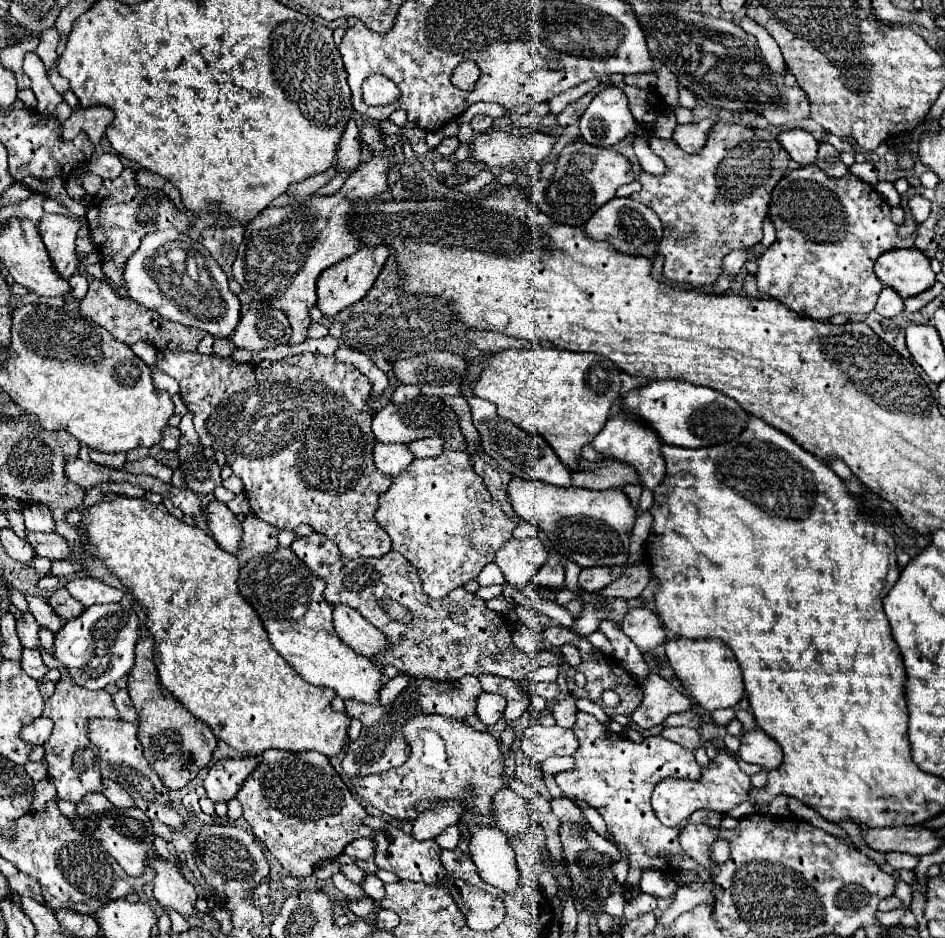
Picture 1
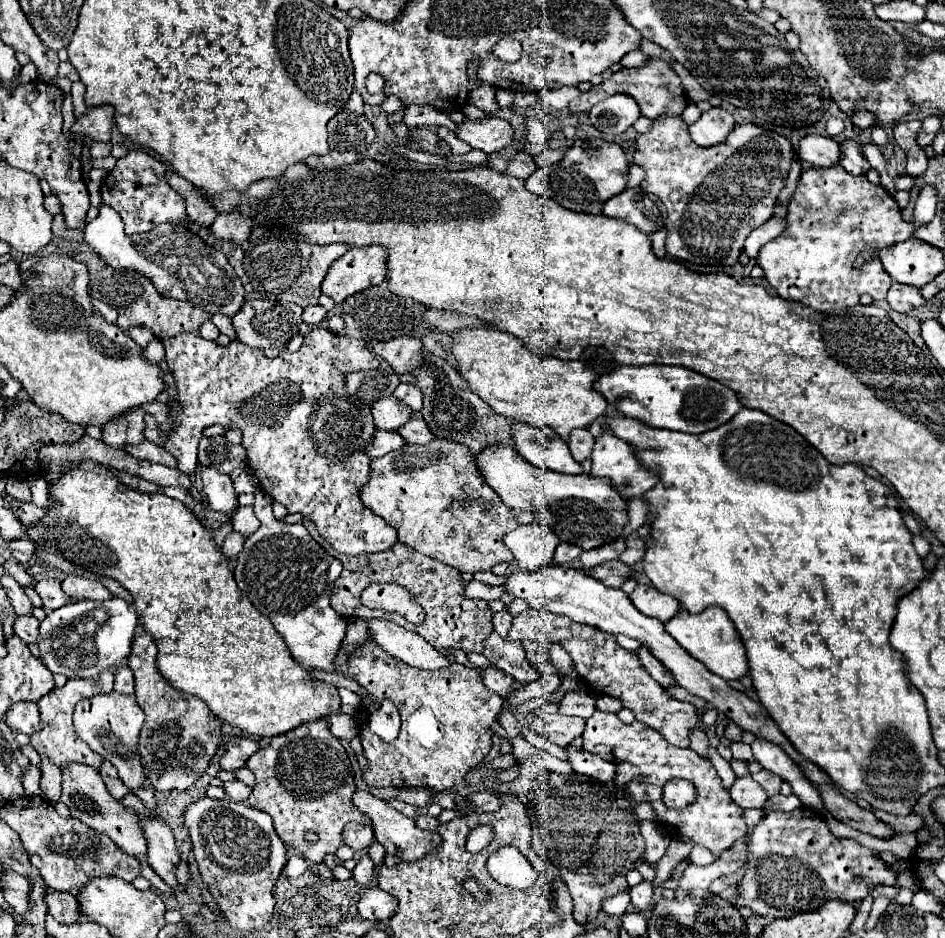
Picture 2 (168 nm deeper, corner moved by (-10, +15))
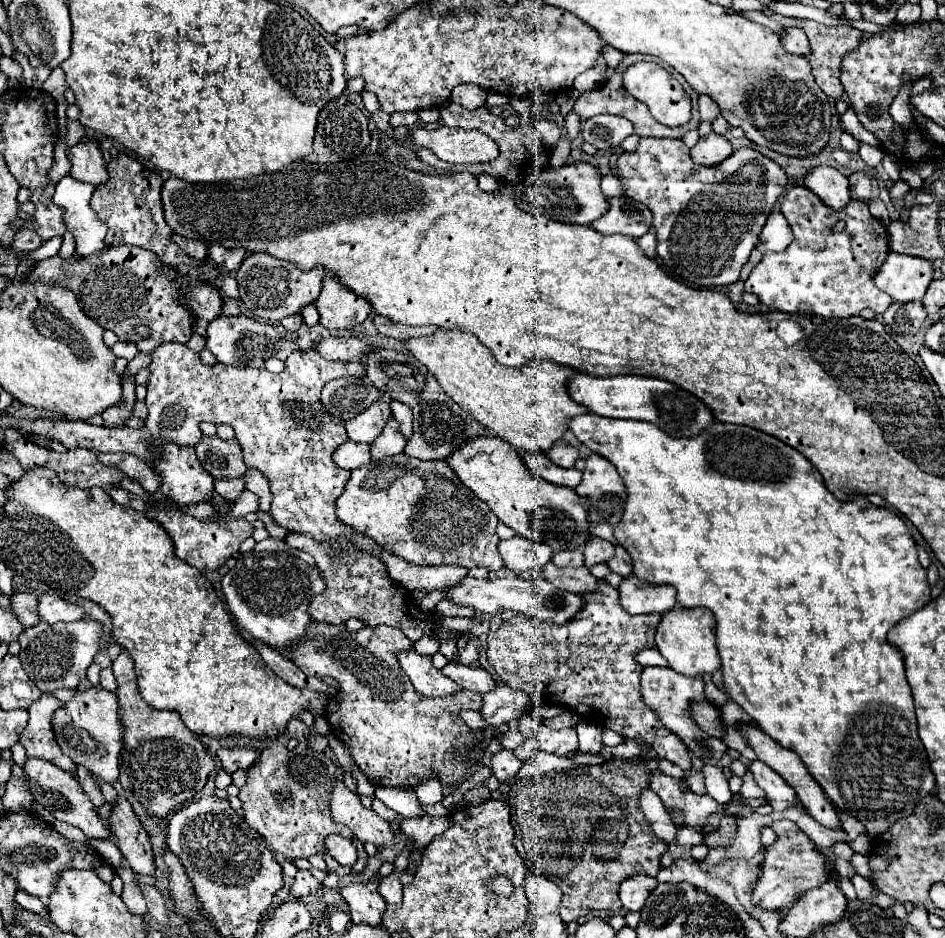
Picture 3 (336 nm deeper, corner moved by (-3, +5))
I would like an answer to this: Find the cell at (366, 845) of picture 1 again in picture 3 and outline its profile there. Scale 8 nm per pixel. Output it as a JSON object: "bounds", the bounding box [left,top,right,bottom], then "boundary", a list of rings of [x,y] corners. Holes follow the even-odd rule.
{"bounds":[326,834,358,866],"boundary":[[[330,834],[326,838],[326,848],[328,852],[342,864],[342,866],[352,866],[358,860],[358,850],[350,838],[342,838],[338,834]]]}

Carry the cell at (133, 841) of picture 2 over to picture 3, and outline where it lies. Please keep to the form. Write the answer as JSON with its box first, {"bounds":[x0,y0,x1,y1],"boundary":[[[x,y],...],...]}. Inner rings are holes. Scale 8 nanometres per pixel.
{"bounds":[24,758,112,840],"boundary":[[[28,758],[24,770],[30,776],[30,790],[34,794],[34,800],[40,802],[42,806],[46,806],[54,814],[56,820],[78,826],[86,834],[86,838],[96,838],[96,840],[110,840],[112,838],[112,830],[100,820],[96,806],[90,802],[88,794],[80,788],[80,784],[76,782],[76,778],[70,772],[60,770],[52,762],[40,760],[40,758]]]}

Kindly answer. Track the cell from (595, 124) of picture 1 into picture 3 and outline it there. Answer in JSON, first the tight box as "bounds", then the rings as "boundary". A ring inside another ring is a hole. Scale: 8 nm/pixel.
{"bounds":[582,114,632,150],"boundary":[[[598,114],[582,122],[582,138],[594,144],[598,150],[620,146],[632,132],[632,122],[614,114]]]}

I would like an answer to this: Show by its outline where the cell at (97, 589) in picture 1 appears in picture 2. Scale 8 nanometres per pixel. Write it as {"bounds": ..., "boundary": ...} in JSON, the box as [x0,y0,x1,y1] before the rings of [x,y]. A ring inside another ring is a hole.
{"bounds":[61,576,111,602],"boundary":[[[67,576],[61,582],[63,592],[67,592],[67,596],[73,596],[73,602],[79,600],[107,600],[111,598],[111,592],[99,582],[99,580],[89,580],[89,578],[81,578],[81,576]]]}

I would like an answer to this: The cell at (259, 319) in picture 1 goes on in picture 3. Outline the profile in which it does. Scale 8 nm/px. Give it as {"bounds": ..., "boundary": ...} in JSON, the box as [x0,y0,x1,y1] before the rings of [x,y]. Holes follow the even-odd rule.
{"bounds":[206,316,282,368],"boundary":[[[220,316],[220,318],[216,318],[216,322],[212,322],[208,326],[206,348],[222,364],[264,368],[266,360],[278,354],[280,340],[282,340],[282,334],[278,332],[278,328],[274,324],[260,322],[260,320],[250,318],[250,316]]]}

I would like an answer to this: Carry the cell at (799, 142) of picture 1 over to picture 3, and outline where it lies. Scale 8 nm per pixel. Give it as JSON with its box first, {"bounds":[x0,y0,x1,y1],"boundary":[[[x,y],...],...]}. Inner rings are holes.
{"bounds":[804,164,848,210],"boundary":[[[820,164],[804,176],[804,182],[816,196],[822,198],[824,204],[832,206],[834,210],[840,210],[840,206],[848,204],[848,178],[840,170]]]}

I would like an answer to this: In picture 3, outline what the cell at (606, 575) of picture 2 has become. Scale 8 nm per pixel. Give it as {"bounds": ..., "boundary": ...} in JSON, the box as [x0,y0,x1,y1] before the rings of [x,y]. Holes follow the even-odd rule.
{"bounds":[542,564,600,594],"boundary":[[[548,564],[542,568],[542,578],[548,578],[548,582],[552,582],[556,588],[566,590],[566,592],[574,592],[574,594],[594,592],[600,584],[600,580],[596,576],[592,576],[586,566],[558,568],[558,566]]]}

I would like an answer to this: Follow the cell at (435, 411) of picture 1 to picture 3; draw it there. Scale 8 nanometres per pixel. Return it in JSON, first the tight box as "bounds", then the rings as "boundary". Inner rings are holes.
{"bounds":[346,400,392,444],"boundary":[[[382,400],[374,402],[368,410],[364,410],[362,414],[358,414],[346,422],[346,432],[348,432],[350,440],[372,444],[384,430],[390,414],[392,412],[386,402],[382,402]]]}

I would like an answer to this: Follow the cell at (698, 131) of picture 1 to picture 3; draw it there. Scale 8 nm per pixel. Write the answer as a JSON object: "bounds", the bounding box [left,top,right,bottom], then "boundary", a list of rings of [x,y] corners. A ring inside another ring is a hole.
{"bounds":[690,132,732,166],"boundary":[[[710,132],[702,136],[694,148],[690,148],[690,156],[700,166],[714,166],[732,154],[732,146],[726,136]]]}

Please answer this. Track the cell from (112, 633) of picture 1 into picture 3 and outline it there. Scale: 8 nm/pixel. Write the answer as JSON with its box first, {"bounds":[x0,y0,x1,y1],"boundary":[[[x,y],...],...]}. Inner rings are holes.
{"bounds":[18,618,104,692],"boundary":[[[82,618],[78,622],[56,622],[56,624],[46,624],[40,622],[38,626],[26,628],[24,634],[20,636],[20,654],[18,658],[22,660],[22,666],[36,682],[36,686],[42,692],[52,692],[58,688],[78,688],[80,680],[86,678],[88,666],[94,662],[94,656],[102,648],[102,636],[104,628],[100,622]]]}

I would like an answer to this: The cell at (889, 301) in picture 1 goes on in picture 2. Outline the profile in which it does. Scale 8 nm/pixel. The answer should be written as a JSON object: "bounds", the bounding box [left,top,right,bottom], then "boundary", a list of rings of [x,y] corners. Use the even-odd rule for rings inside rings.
{"bounds":[887,284,925,312],"boundary":[[[893,284],[887,292],[887,302],[895,312],[911,312],[913,308],[919,308],[925,304],[925,298],[921,296],[919,288],[907,286],[907,284]]]}

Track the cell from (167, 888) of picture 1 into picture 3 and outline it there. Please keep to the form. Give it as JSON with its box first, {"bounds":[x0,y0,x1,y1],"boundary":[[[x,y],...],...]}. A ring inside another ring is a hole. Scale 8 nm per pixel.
{"bounds":[110,798,156,876],"boundary":[[[118,798],[118,806],[114,806],[110,814],[110,830],[128,866],[140,876],[152,876],[156,872],[152,842],[126,798]]]}

